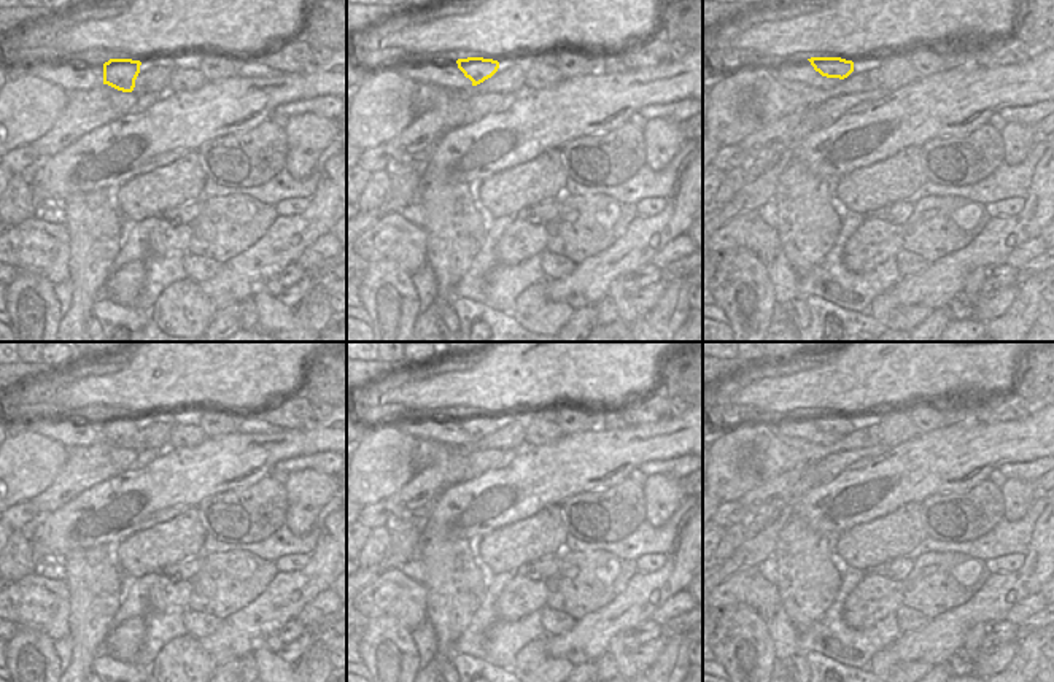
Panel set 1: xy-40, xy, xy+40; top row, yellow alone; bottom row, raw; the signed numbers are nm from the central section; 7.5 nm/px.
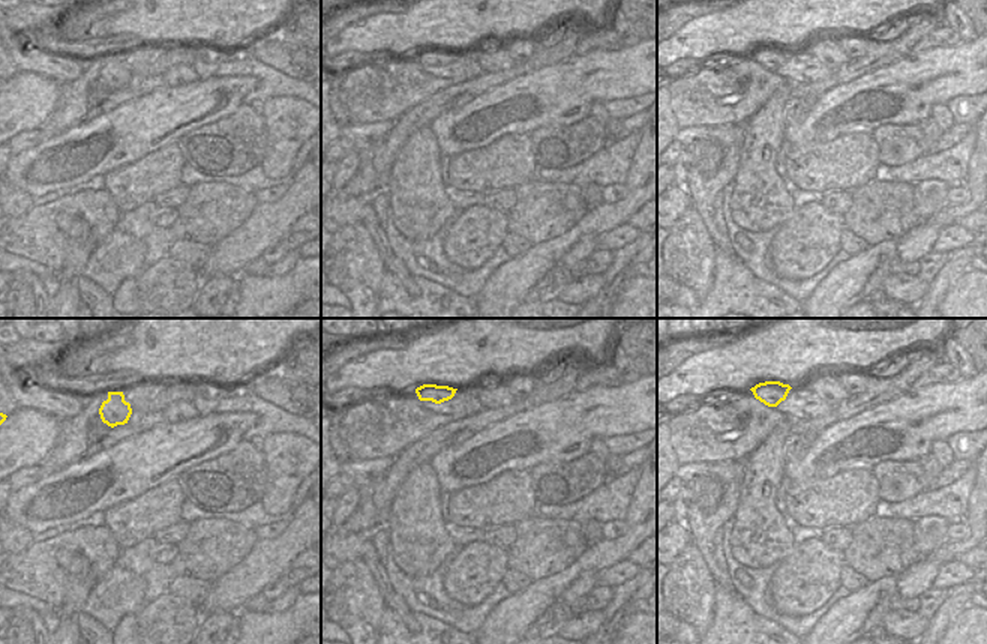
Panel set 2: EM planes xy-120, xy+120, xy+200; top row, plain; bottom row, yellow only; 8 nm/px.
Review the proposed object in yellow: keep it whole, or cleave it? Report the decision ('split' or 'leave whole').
leave whole

